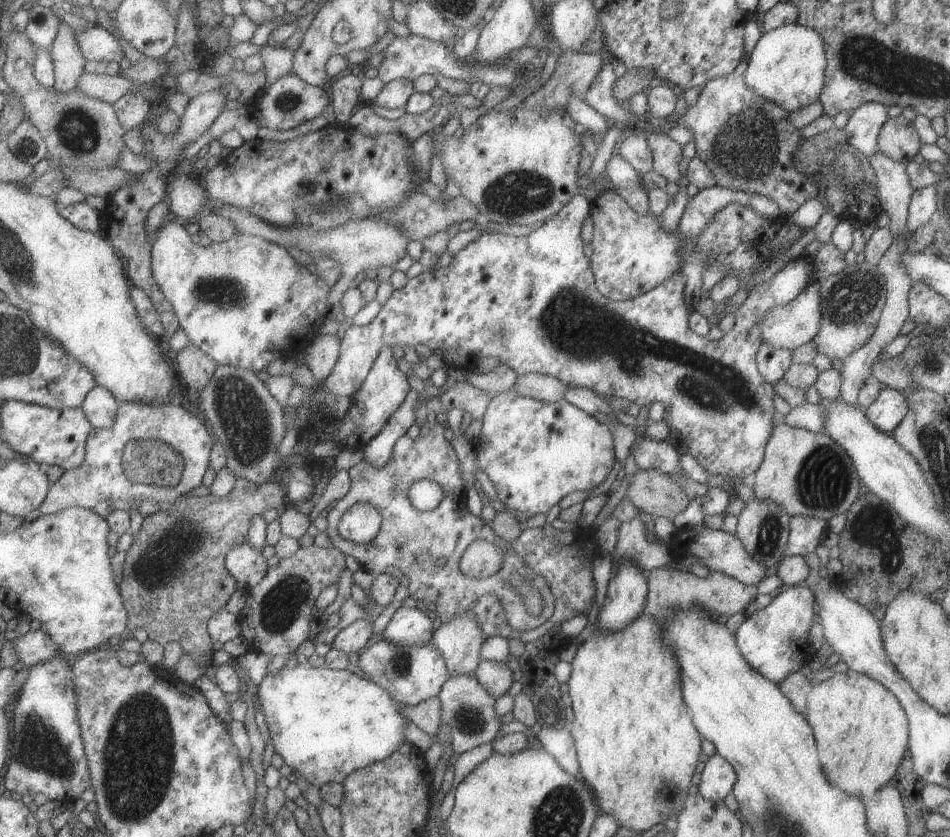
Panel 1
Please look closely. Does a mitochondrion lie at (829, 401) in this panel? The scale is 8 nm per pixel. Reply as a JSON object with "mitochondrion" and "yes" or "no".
{"mitochondrion":"no"}

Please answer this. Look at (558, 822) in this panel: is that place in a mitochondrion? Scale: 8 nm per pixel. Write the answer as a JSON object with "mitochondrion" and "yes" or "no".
{"mitochondrion":"yes"}

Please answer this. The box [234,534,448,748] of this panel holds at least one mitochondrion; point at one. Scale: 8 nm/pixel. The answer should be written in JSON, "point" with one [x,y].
{"point":[280,606]}

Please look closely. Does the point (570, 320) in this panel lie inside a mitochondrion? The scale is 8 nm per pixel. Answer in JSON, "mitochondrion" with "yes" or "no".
{"mitochondrion":"yes"}

